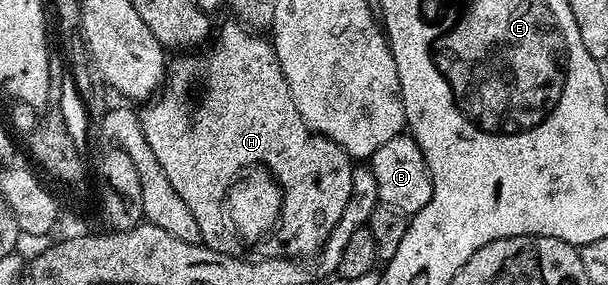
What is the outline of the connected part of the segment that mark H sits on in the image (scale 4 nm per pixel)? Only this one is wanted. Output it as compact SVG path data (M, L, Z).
M229 19L218 33L216 30L208 47L174 56L177 58L168 62L163 88L140 106L141 134L147 139L147 147L151 147L155 159L159 159L159 167L163 167L163 175L167 175L171 187L175 187L179 199L183 199L183 203L191 207L191 215L195 215L195 223L199 223L202 242L209 248L220 253L229 253L232 257L256 255L258 258L308 259L323 248L327 235L331 235L335 223L339 223L339 215L343 215L343 207L347 207L351 199L351 175L355 165L349 154L343 151L343 147L339 147L323 134L313 132L303 115L299 115L299 107L295 107L295 99L291 99L291 87L287 87L287 79L283 75L277 52L273 50L272 40L265 38L264 41L261 37L264 36L260 32L246 29L236 19Z

